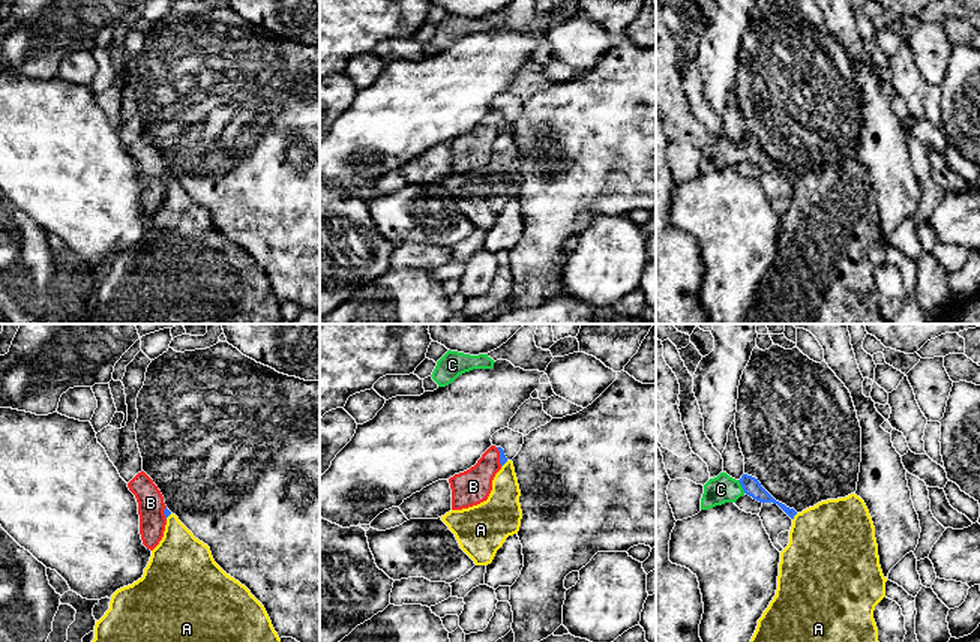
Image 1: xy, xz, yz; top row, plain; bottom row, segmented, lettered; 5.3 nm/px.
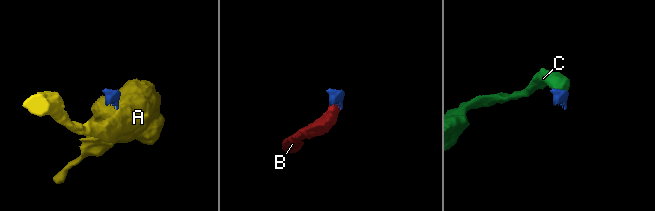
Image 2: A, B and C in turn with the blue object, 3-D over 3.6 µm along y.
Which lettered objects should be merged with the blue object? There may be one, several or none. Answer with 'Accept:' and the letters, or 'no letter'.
Accept: B, C

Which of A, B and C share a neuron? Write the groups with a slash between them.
A / B C

